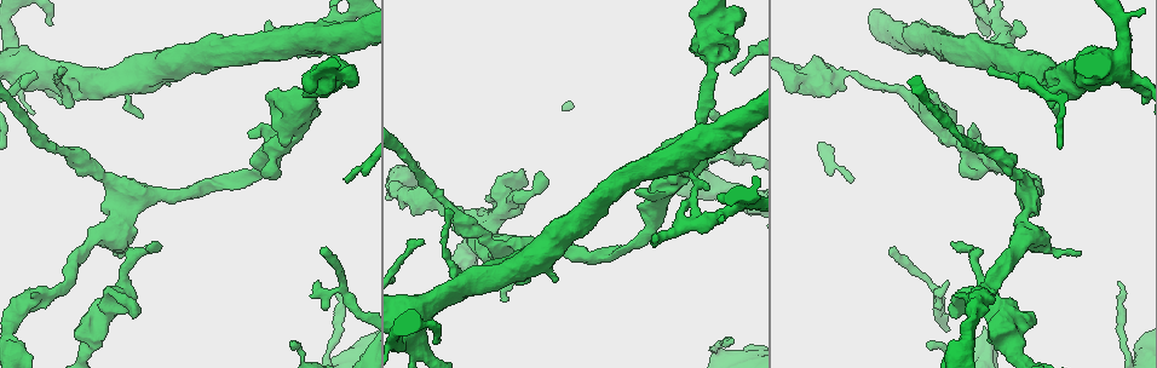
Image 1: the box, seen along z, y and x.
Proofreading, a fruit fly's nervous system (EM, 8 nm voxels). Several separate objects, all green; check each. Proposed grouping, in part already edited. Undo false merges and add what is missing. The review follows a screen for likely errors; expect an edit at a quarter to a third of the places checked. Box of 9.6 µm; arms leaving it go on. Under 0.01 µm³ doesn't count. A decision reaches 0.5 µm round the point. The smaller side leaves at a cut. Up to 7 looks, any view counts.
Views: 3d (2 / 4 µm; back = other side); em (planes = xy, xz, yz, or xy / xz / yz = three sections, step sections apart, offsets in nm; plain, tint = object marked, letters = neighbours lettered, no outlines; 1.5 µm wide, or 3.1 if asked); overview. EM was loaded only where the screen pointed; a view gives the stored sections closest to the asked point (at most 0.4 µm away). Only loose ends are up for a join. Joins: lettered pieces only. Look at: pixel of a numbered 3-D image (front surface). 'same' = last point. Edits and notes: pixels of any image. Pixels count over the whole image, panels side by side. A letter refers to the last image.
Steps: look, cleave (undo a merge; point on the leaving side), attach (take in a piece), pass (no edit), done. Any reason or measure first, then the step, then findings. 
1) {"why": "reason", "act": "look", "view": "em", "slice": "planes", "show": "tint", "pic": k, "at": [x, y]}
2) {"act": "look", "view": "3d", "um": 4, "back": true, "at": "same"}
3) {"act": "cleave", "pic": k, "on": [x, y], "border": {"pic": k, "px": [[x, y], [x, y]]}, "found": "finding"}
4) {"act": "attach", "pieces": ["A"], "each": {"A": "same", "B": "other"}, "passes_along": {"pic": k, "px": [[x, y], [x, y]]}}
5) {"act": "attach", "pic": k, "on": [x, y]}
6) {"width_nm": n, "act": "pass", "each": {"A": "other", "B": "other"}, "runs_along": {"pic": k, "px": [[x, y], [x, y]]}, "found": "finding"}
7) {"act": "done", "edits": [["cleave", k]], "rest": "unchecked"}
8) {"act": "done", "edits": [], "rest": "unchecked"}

{"act": "look", "view": "3d", "um": 4, "pic": 1, "at": [951, 242]}

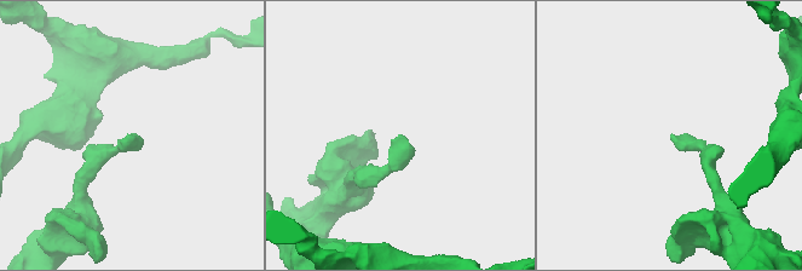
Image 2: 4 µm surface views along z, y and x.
{"why": "now the EM", "act": "look", "view": "em", "slice": "planes", "show": "tint", "pic": 2, "at": [397, 137]}

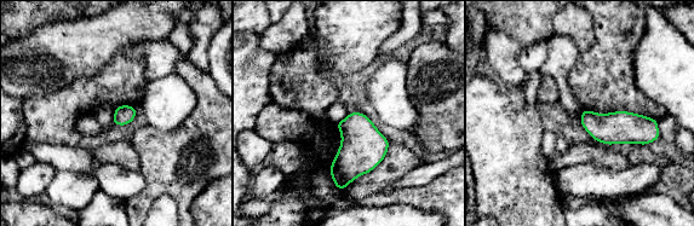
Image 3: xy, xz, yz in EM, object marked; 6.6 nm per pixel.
{"act": "look", "view": "em", "slice": "planes", "show": "letters", "at": "same"}

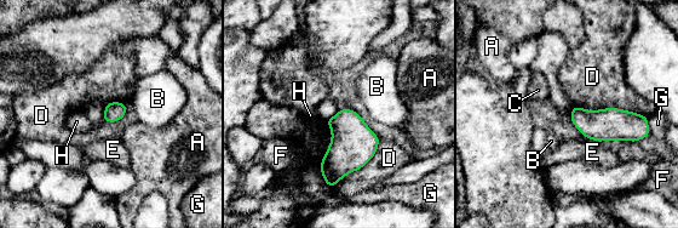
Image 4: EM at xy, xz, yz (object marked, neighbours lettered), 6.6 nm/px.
{"width_nm": 130, "act": "pass", "each": {"A": "other", "B": "other", "C": "other", "D": "other", "E": "other", "F": "other", "G": "other", "H": "other"}, "border": {"pic": 4, "px": [[574, 104], [647, 117]]}, "found": "none of them fits"}

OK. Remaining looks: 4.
{"why": "sharp bend", "act": "look", "view": "em", "slice": "planes", "show": "letters", "pic": 1, "at": [1048, 251]}

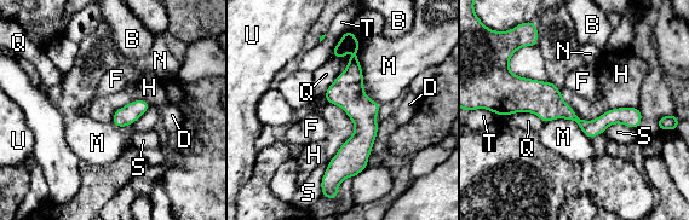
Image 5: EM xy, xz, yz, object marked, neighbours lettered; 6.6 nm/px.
{"longest_contact_nm": ["H", 550], "act": "pass", "each": {"B": "other", "D": "other", "F": "other", "H": "other", "M": "other", "N": "other", "Q": "other", "S": "other", "T": "other", "U": "other"}, "border": {"pic": 5, "px": [[360, 42], [362, 88], [380, 105]]}, "found": "all the same neuron"}

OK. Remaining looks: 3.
{"why": "tapers out", "act": "look", "view": "em", "slice": "planes", "show": "letters", "pic": 1, "at": [447, 211]}

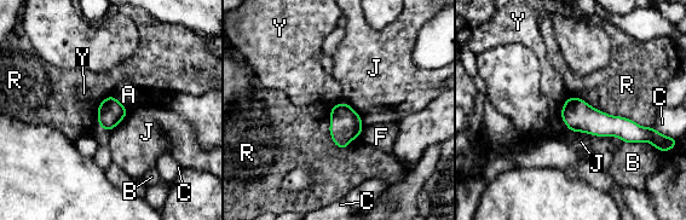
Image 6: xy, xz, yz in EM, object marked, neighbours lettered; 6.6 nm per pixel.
{"width_nm": 180, "act": "pass", "each": {"A": "other", "B": "other", "C": "other", "F": "other", "J": "other", "R": "other", "Y": "other"}, "runs_along": {"pic": 6, "px": [[564, 111], [641, 132]]}, "found": "none of them fits"}

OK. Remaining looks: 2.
{"act": "done", "edits": [], "rest": "unchecked"}

